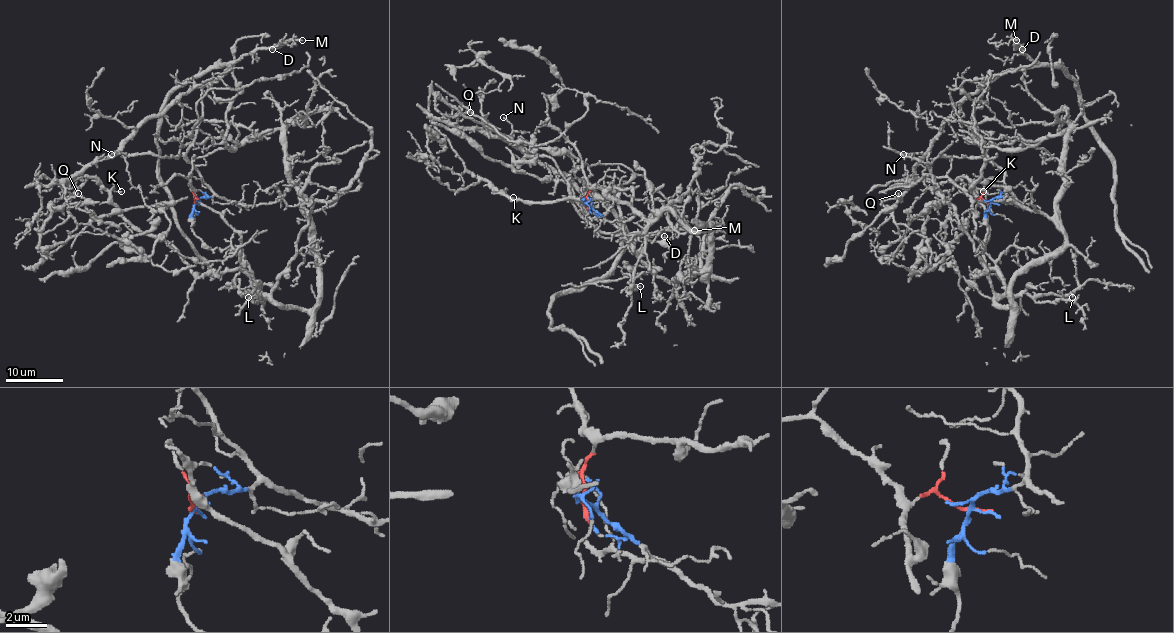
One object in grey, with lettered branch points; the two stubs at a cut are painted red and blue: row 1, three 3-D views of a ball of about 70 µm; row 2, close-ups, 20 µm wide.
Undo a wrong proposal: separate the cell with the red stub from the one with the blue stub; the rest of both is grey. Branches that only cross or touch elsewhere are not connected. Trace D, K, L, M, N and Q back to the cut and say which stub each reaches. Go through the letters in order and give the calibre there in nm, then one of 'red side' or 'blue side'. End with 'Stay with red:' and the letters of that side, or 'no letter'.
D: 120 nm | blue side
K: 90 nm | red side
L: 130 nm | red side
M: 260 nm | blue side
N: 120 nm | blue side
Q: 110 nm | blue side
Stay with red: K, L

